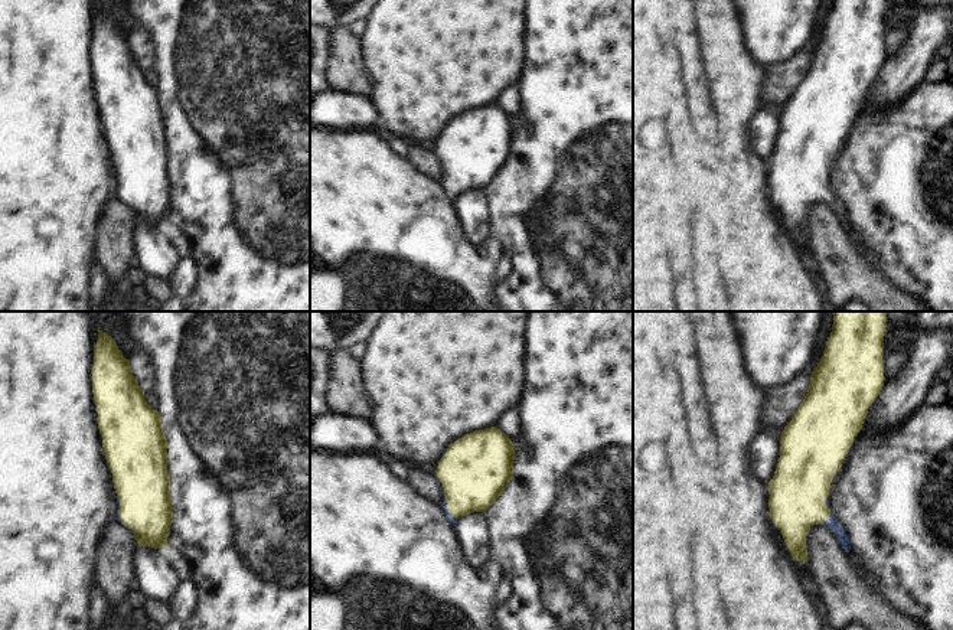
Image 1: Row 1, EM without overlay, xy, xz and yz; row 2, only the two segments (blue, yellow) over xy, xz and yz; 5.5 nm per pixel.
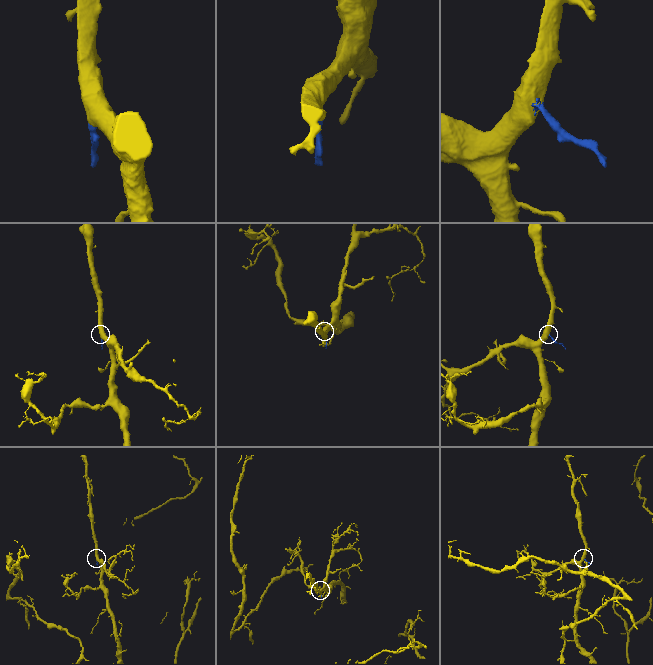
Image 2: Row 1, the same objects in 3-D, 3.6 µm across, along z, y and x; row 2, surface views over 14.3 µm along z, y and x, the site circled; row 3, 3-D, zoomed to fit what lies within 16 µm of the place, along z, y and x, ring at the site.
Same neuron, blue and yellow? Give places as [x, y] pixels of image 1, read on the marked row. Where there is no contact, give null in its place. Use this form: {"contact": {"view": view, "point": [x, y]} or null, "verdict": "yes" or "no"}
{"contact": {"view": "xz", "point": [446, 508]}, "verdict": "yes"}

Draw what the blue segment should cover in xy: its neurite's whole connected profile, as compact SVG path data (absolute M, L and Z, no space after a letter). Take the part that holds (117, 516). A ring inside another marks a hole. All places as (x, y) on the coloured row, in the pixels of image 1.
M98 329L94 345L92 392L98 412L98 430L117 493L115 519L127 526L140 546L170 549L167 536L173 522L170 476L167 473L167 438L161 417L151 408L133 376L130 359L123 356L111 336Z

